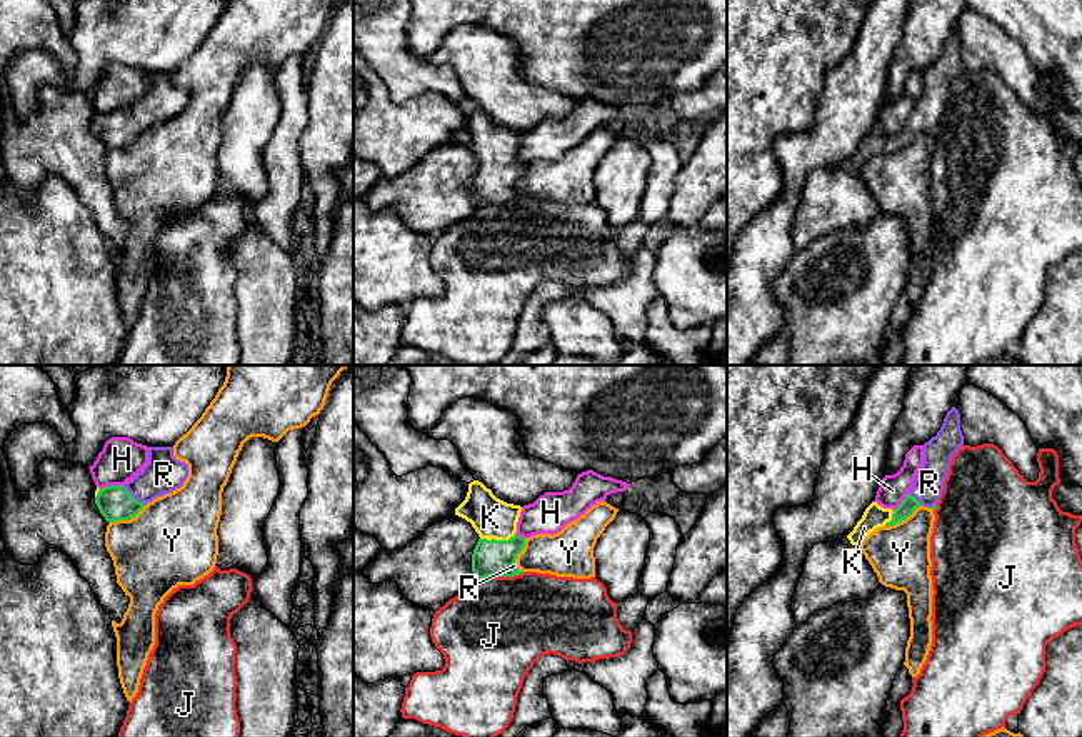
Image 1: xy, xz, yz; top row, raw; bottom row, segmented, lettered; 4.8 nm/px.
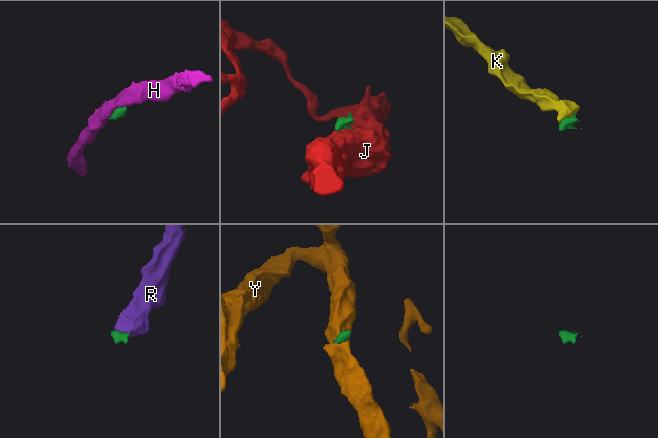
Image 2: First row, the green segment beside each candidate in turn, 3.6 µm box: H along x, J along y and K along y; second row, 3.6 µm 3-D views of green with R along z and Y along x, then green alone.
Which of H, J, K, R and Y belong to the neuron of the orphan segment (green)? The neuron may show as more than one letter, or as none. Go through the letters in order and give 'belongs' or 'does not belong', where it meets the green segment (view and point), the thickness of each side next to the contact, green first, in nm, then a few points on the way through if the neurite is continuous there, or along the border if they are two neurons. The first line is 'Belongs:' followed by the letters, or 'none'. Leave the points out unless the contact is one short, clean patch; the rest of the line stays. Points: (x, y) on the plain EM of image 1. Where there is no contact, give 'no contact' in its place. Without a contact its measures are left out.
Belongs: K, R
H: does not belong | xy (110, 112) | 160/200 nm | along xy (122, 110), (100, 115)
J: does not belong | xz (499, 202) | 180/480 nm | along xz (522, 199), (480, 204), (477, 207)
K: belongs | xz (497, 167) | 180/200 nm | across xz (492, 184), (497, 167), (495, 149), (490, 144)
R: belongs | xy (132, 122) | 160/190 nm | across xy (114, 129), (124, 129), (132, 122), (164, 100)
Y: does not belong | xy (127, 145) | 160/420 nm | along xy (147, 130), (129, 145), (117, 145), (109, 150)

